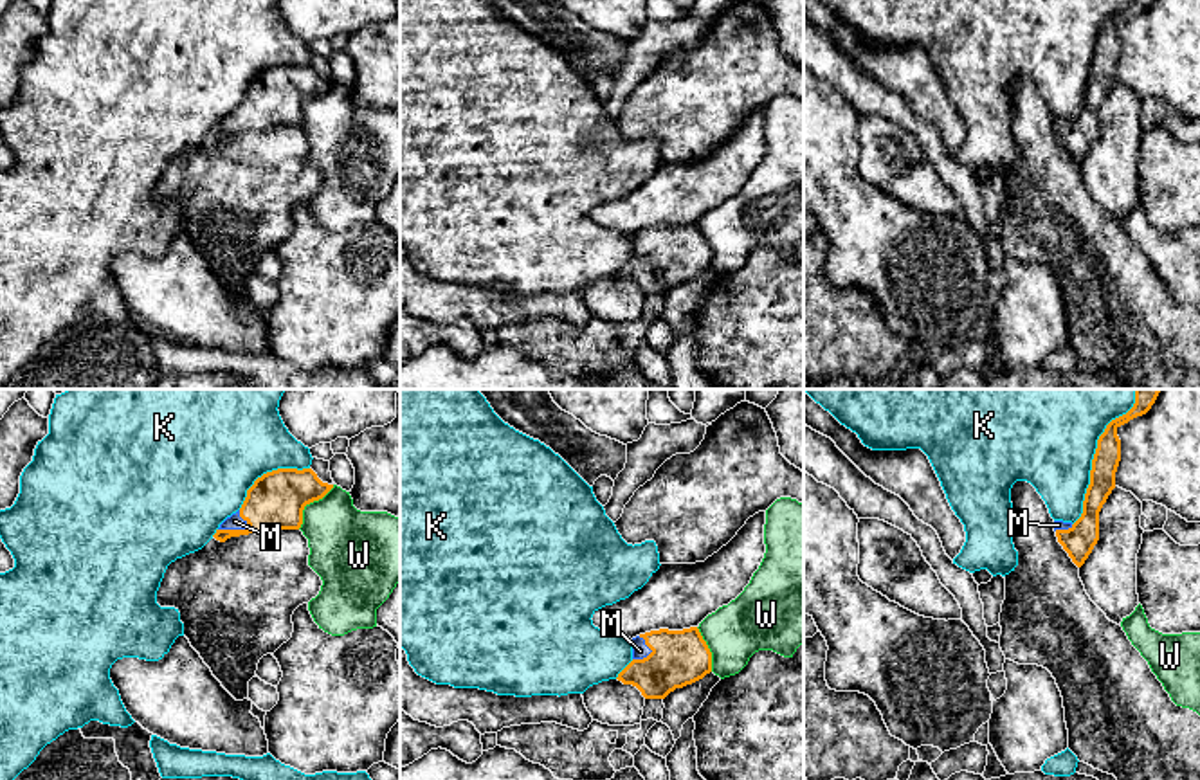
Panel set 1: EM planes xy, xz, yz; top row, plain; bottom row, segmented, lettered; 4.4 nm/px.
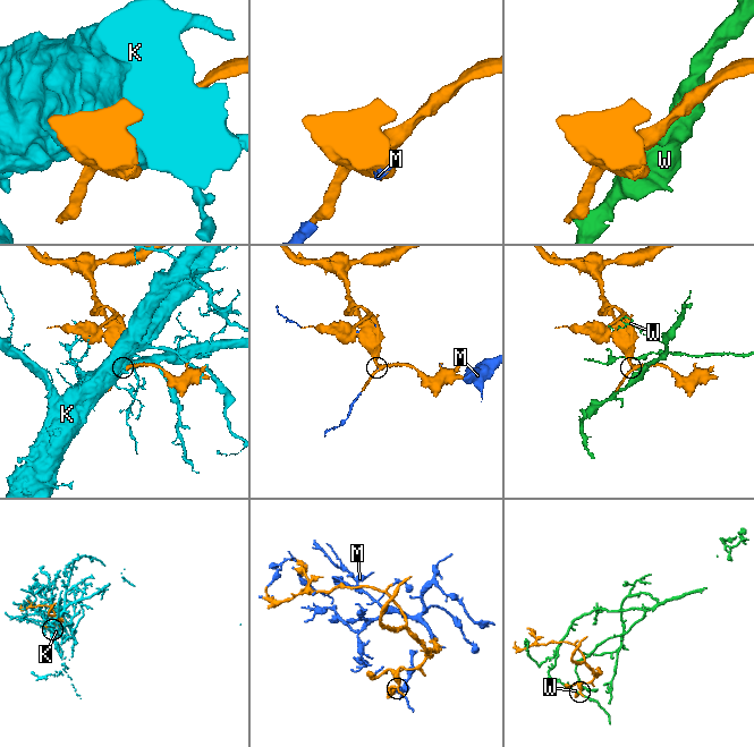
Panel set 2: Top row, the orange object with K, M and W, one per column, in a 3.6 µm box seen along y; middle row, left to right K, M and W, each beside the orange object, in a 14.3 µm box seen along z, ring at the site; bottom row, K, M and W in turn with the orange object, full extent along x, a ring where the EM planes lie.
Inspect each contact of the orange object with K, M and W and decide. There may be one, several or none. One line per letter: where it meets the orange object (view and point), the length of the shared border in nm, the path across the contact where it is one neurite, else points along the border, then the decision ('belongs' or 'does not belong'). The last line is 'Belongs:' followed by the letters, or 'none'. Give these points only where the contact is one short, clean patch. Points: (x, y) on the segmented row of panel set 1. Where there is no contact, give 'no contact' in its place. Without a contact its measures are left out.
K: contact yz (1094, 454); length 650 nm; does not belong
M: contact xy (233, 530); length 150 nm; belongs
W: contact xy (309, 503); length 260 nm; does not belong
Belongs: M

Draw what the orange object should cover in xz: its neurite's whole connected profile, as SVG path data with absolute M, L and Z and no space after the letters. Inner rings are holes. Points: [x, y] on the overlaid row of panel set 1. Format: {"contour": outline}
{"contour": "M697 627L650 630L631 645L632 661L616 679L636 686L645 699L665 699L712 672L712 652Z"}

